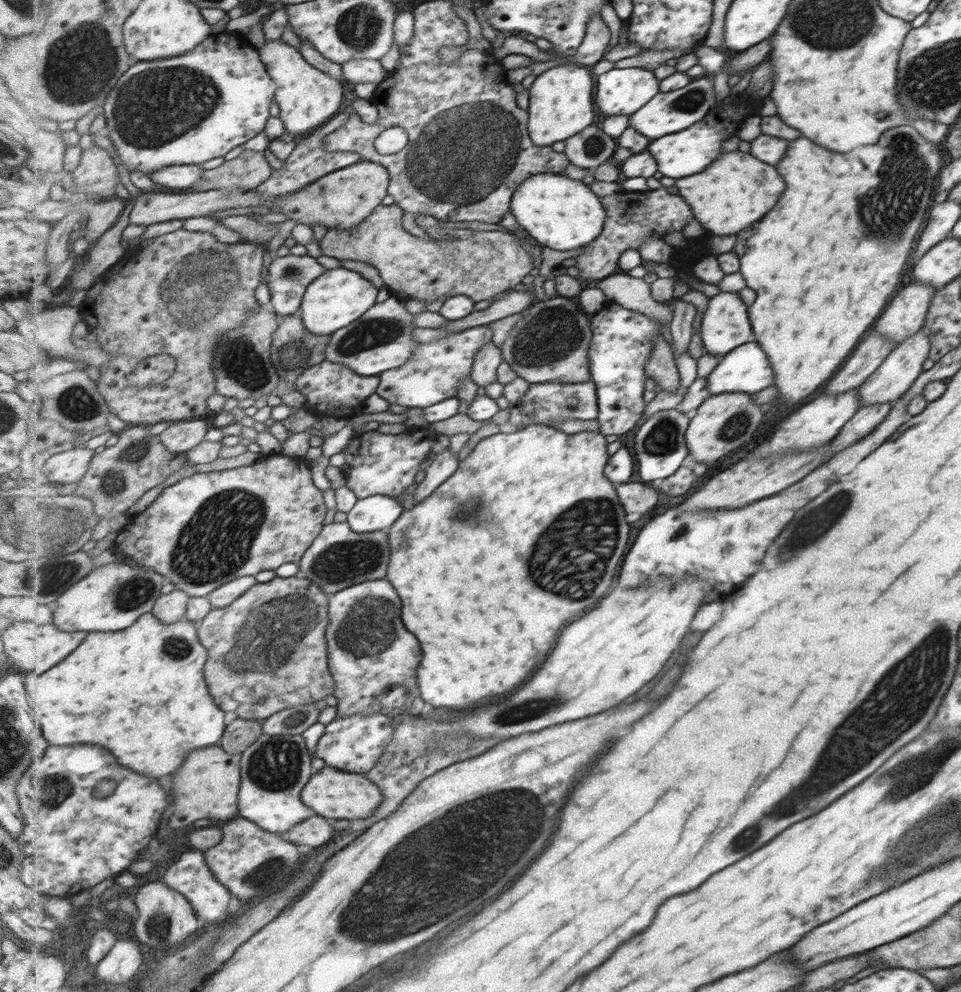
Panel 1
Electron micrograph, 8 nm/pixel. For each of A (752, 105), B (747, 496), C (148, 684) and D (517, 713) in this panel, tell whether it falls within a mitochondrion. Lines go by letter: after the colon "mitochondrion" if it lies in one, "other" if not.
A: other
B: other
C: other
D: mitochondrion

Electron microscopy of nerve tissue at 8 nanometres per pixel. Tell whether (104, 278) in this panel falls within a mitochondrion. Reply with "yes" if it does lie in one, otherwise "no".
no

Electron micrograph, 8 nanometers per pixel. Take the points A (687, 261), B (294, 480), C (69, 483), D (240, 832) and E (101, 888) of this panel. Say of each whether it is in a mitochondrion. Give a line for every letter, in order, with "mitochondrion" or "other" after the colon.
A: other
B: other
C: other
D: other
E: other

